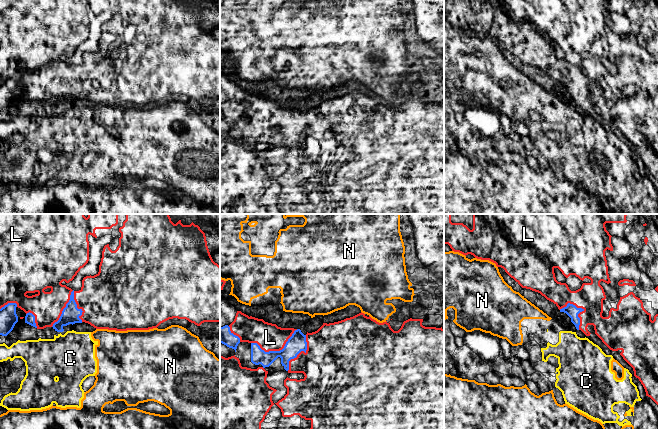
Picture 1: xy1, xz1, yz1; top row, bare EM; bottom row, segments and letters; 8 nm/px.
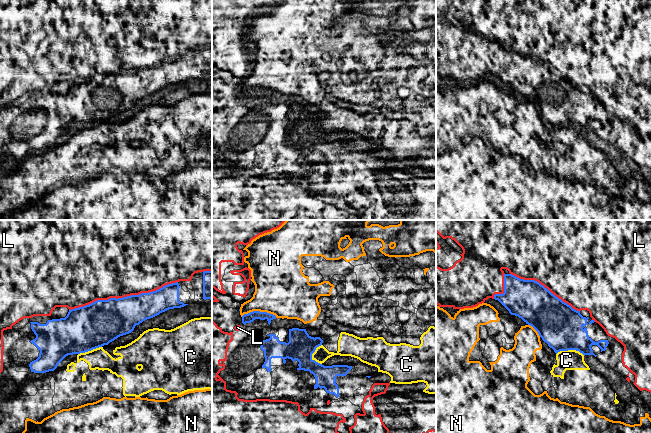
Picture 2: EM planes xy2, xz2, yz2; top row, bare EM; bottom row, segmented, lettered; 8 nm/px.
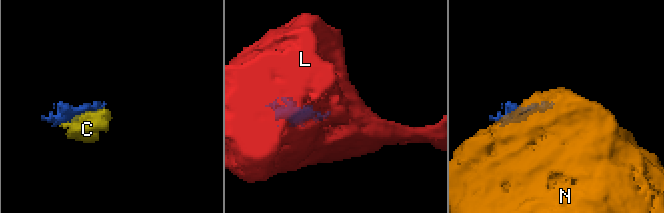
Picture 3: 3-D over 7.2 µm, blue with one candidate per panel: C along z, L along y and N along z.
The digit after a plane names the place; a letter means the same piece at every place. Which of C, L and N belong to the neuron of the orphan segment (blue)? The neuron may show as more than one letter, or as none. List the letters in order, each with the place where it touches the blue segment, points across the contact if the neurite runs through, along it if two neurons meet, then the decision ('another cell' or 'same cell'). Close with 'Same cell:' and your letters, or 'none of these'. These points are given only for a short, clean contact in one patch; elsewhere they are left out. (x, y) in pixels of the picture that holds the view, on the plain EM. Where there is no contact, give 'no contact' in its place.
C: contact yz2 (570, 125); another cell
L: contact xy2 (123, 73); same cell
N: contact xz2 (259, 87); another cell
Same cell: L

